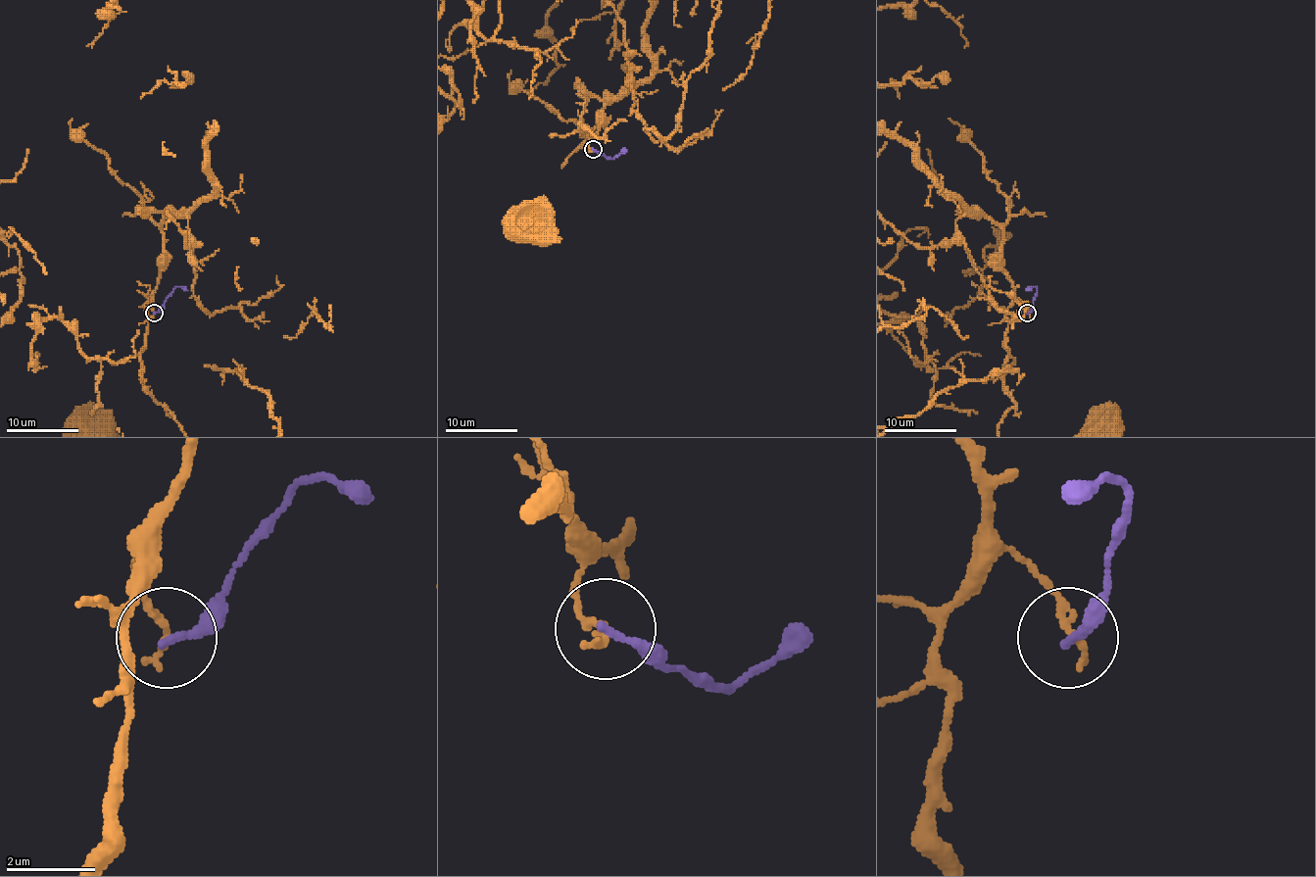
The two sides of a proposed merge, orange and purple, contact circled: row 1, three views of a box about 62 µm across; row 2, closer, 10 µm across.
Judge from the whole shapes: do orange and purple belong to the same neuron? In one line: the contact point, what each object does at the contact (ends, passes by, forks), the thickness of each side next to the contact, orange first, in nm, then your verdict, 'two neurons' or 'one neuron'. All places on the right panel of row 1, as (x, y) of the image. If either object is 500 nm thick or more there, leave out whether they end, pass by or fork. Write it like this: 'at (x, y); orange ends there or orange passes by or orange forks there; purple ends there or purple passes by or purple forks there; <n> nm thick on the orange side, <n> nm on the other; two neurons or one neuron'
at (1027, 313); orange ends there; purple ends there; 200 nm thick on the orange side, 200 nm on the other; two neurons

